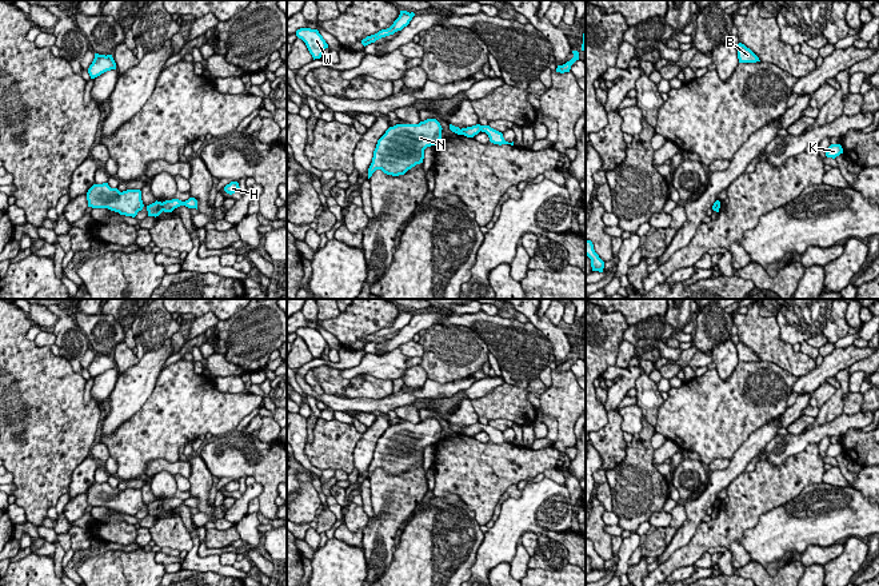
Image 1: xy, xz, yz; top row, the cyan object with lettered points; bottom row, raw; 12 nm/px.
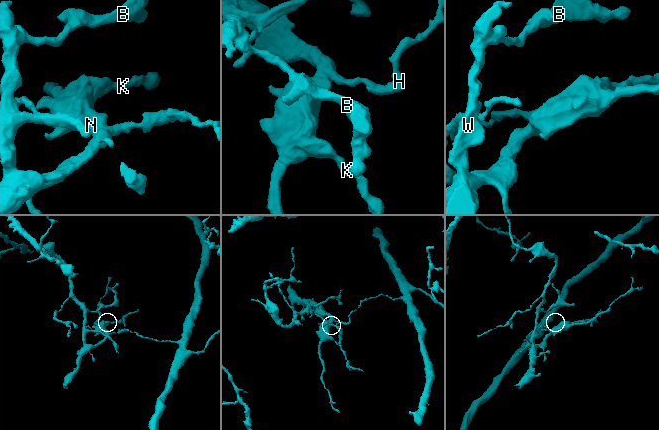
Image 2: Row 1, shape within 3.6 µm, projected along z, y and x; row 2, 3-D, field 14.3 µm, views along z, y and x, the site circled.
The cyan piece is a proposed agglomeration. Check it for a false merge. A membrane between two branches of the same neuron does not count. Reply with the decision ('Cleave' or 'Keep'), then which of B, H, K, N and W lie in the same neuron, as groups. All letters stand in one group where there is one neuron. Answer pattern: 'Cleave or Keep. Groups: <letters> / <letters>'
Cleave. Groups: B K N W / H

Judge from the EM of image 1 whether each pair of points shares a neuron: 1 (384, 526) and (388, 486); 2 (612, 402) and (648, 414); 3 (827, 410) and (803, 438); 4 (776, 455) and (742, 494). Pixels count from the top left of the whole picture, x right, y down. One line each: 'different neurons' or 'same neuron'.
1: same neuron
2: different neurons
3: different neurons
4: different neurons

